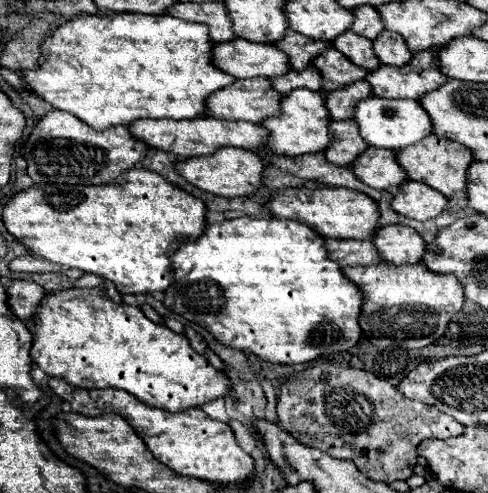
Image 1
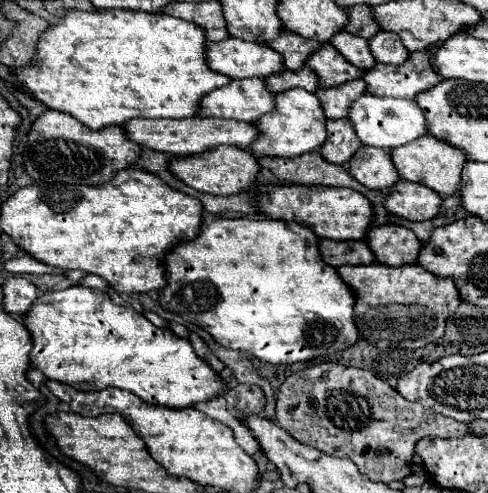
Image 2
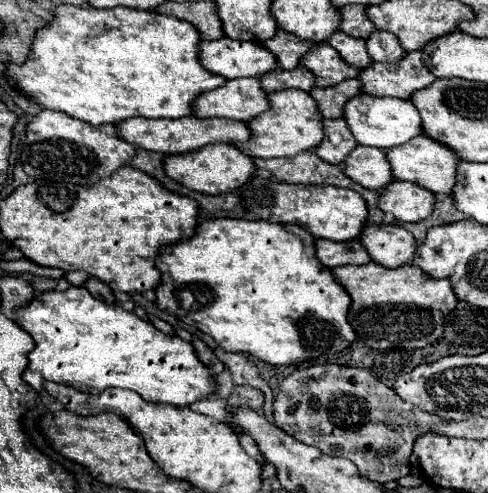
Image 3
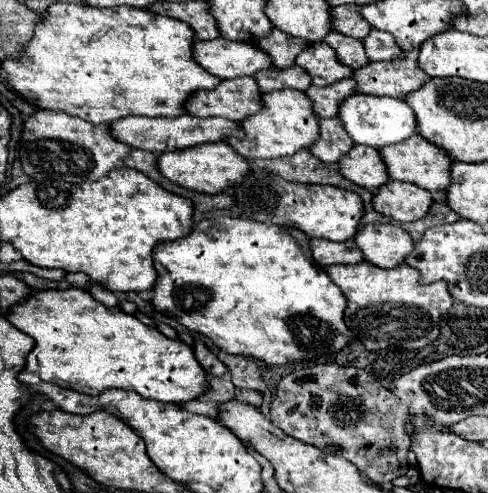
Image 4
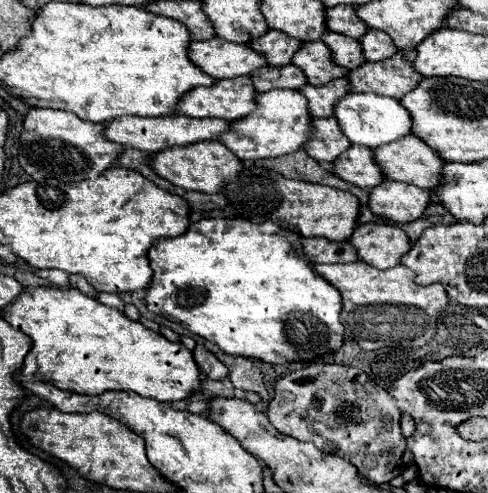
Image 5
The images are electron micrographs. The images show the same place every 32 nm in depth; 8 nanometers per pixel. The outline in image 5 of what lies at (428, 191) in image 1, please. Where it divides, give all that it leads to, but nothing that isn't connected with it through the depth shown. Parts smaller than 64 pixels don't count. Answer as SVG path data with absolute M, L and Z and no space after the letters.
M384 180L370 192L370 210L390 222L412 222L420 218L430 204L428 190L416 188L412 184Z

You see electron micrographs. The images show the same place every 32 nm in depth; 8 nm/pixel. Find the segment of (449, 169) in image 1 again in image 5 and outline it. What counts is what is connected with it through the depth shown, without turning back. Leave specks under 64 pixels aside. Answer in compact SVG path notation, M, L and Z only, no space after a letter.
M412 134L376 148L374 156L386 178L414 184L424 190L432 190L440 184L440 168L446 164L438 152Z

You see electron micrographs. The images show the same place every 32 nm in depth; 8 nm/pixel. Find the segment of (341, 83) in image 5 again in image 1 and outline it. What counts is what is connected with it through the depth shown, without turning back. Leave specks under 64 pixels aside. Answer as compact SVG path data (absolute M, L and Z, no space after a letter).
M360 80L346 88L326 92L326 106L334 120L348 120L348 118L354 118L352 112L354 112L356 102L360 102L368 96L372 96L372 88L366 80Z

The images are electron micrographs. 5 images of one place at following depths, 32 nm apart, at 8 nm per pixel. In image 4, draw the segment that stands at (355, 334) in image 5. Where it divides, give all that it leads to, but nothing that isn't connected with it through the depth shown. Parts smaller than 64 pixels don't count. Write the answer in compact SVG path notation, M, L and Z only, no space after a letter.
M370 262L362 264L338 264L338 266L324 266L324 272L340 286L340 290L348 298L346 308L346 324L356 340L364 344L368 350L382 350L386 346L390 348L406 348L406 350L418 350L428 344L432 344L440 336L440 320L442 314L446 314L454 300L448 292L448 286L440 282L432 284L420 284L420 272L416 268L408 268L408 264L400 264L396 268L376 268Z

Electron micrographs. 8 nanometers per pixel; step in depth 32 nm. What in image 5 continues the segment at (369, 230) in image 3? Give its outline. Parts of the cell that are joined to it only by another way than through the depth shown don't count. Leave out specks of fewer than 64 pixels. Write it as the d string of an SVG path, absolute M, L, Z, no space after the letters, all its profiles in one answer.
M384 222L358 224L350 240L356 246L360 260L380 270L400 264L402 256L408 254L408 248L412 246L402 228Z

